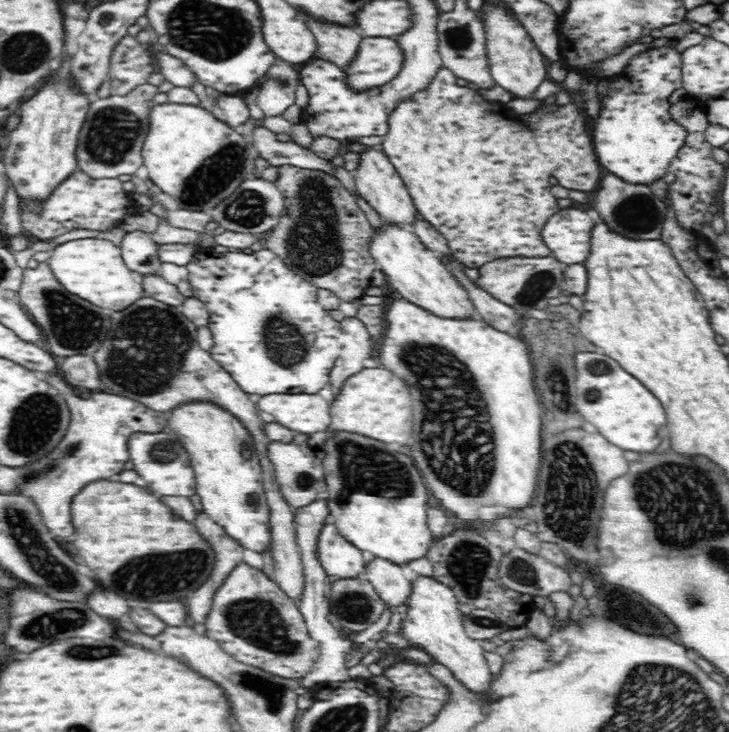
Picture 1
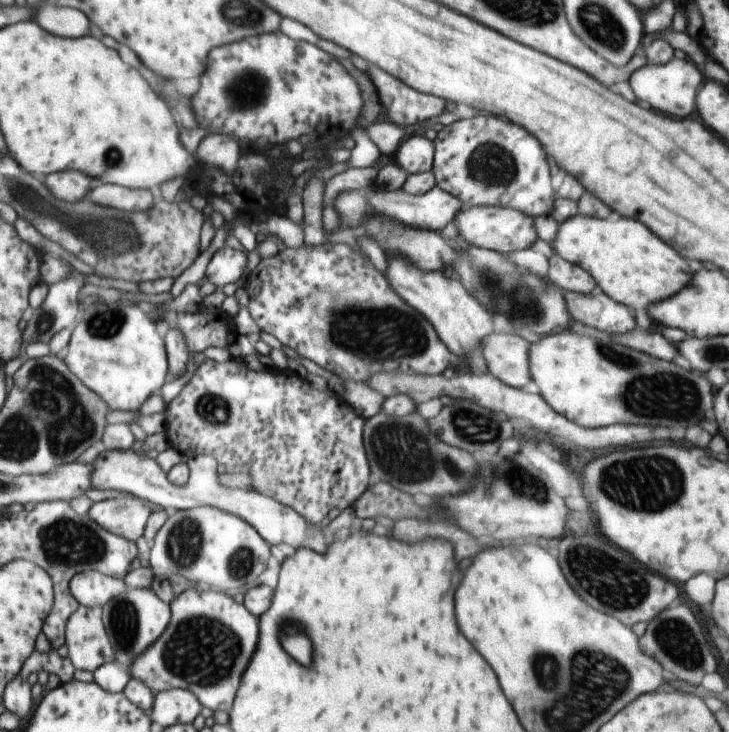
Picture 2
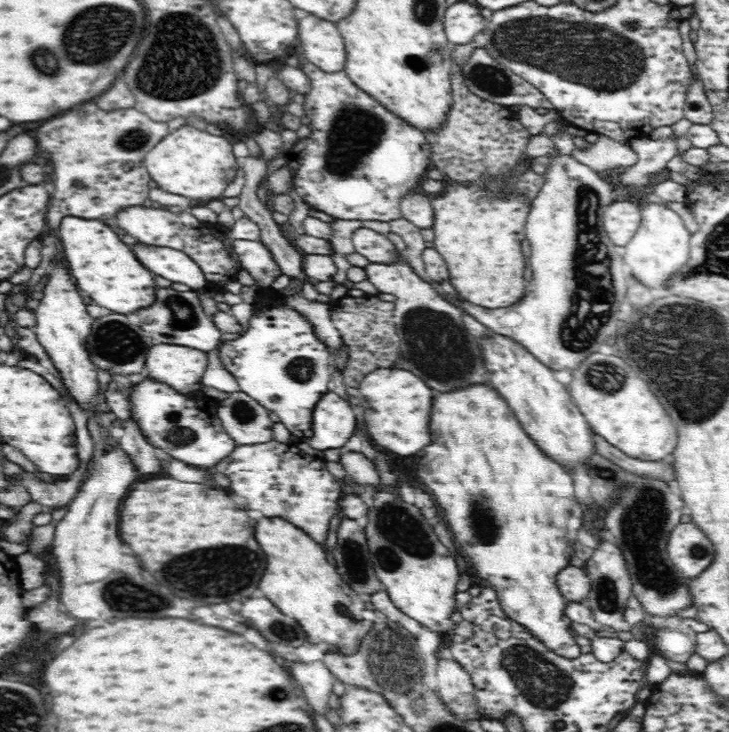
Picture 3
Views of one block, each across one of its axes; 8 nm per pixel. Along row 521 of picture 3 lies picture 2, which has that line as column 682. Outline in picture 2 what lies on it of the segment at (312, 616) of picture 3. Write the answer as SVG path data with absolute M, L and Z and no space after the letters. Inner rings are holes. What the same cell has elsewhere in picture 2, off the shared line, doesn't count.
M615 212L606 218L575 213L565 222L558 223L550 244L554 254L589 274L605 296L627 306L636 326L647 332L653 327L648 313L651 305L679 294L691 284L692 276L687 264L669 246L637 220L623 218L619 214L615 216Z

